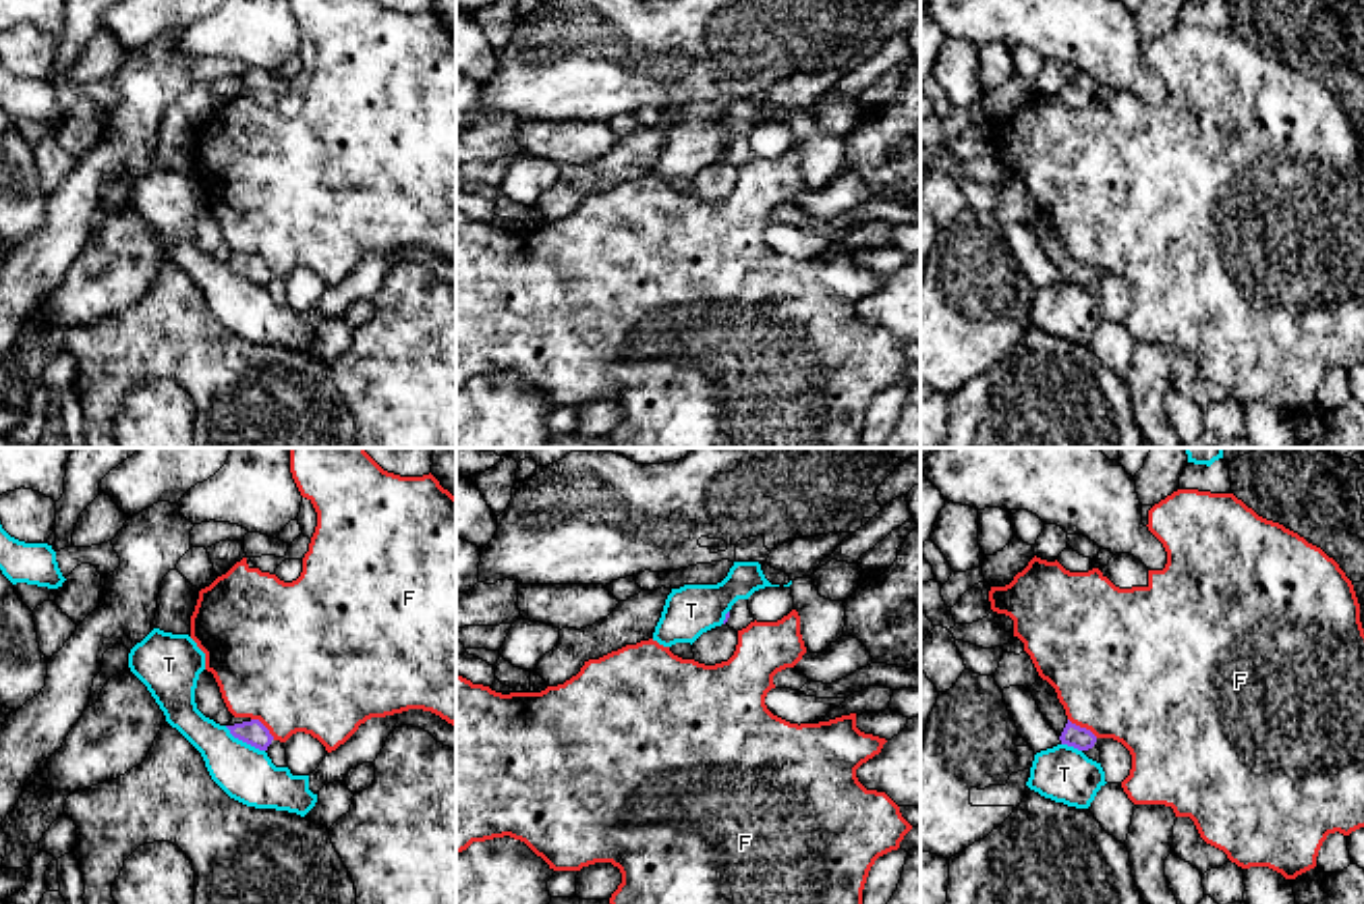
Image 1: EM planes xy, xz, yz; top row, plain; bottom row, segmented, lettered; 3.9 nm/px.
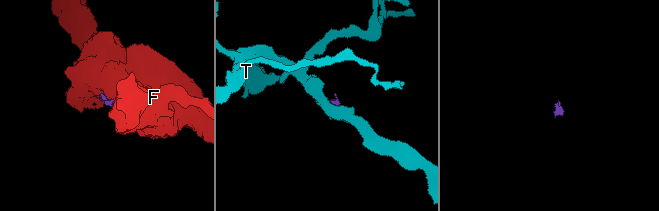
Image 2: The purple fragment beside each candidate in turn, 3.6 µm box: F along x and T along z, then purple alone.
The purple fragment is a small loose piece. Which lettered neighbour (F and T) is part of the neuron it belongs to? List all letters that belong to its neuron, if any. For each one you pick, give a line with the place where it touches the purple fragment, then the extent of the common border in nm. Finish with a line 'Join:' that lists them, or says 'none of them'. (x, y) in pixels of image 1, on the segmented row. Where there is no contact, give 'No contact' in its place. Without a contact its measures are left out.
Join: none of them

